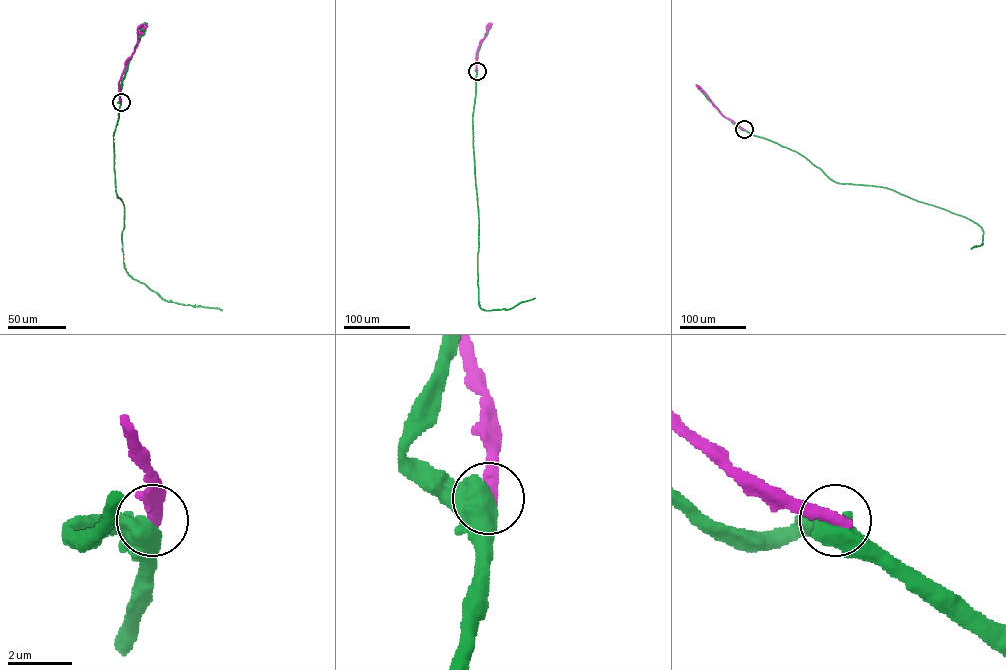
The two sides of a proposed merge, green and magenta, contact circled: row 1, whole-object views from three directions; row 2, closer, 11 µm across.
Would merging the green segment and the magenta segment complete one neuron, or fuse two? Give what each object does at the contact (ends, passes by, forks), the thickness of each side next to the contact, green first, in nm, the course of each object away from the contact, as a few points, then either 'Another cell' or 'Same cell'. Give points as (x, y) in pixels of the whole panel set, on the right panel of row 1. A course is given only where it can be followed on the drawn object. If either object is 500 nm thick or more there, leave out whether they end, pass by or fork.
Thickness 600 nm (green) against 440 nm. Course of green: (744, 130), (796, 151), (835, 182), (889, 188), (970, 219), (983, 233), (983, 244), (971, 249). Course of magenta: (744, 130), (724, 116), (698, 88). Another cell

